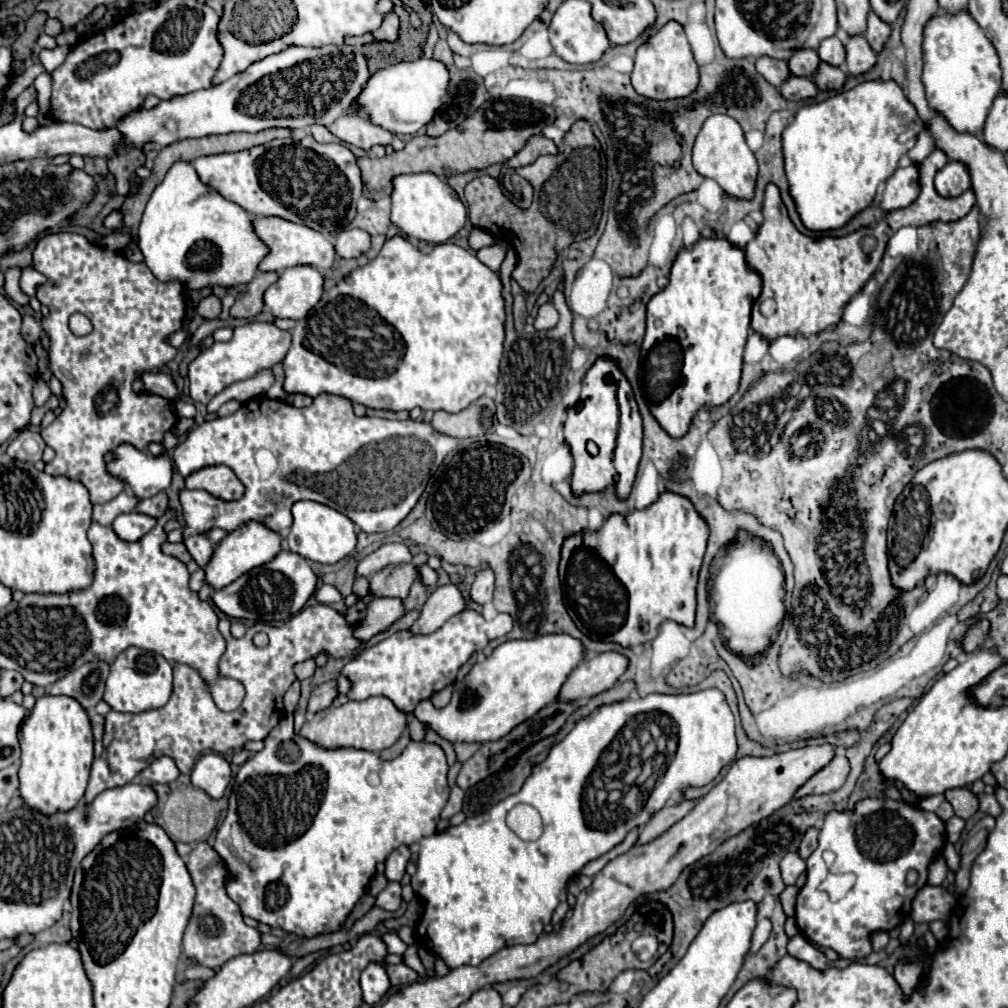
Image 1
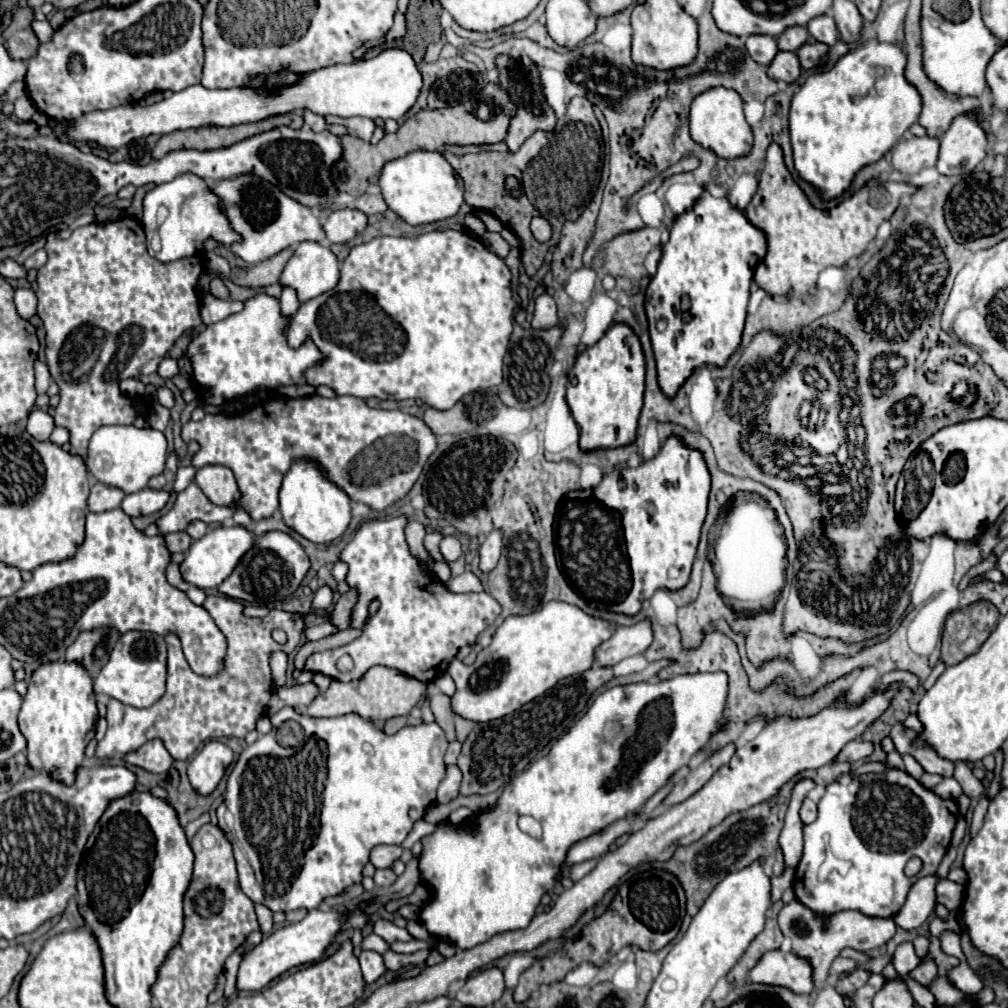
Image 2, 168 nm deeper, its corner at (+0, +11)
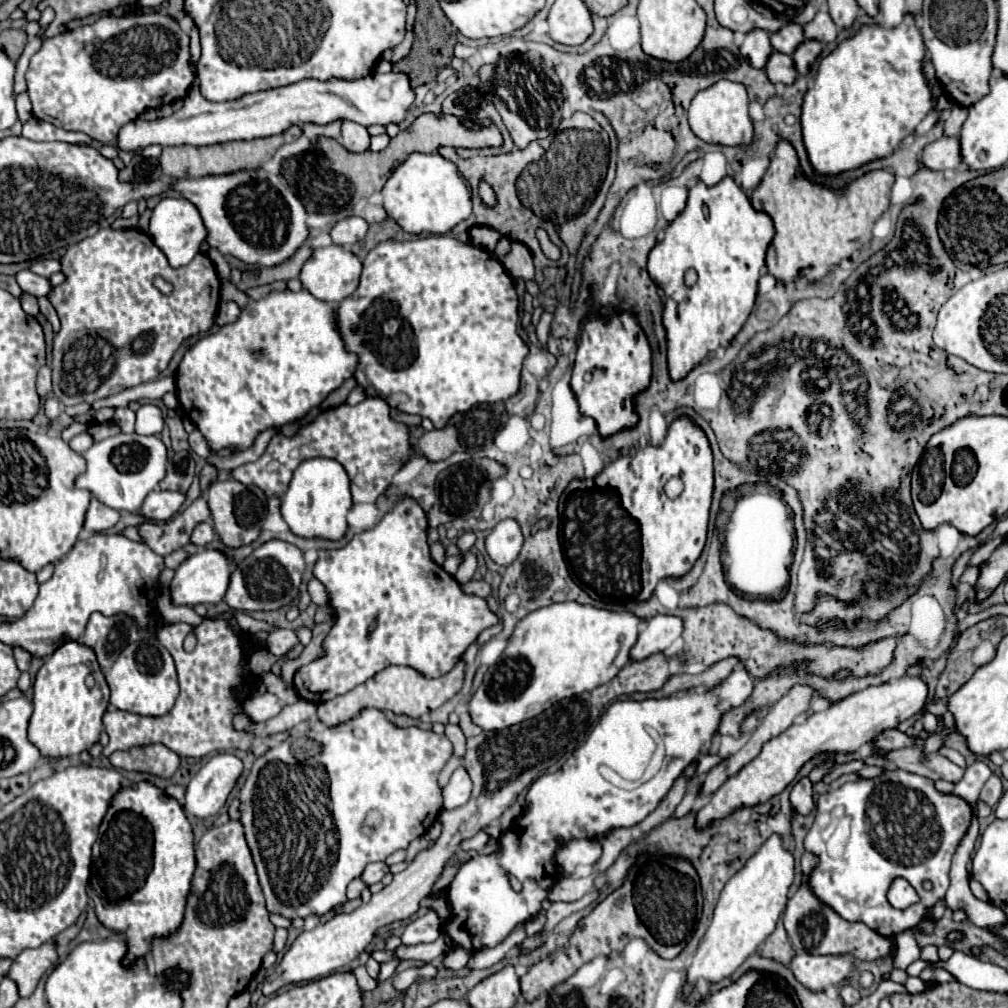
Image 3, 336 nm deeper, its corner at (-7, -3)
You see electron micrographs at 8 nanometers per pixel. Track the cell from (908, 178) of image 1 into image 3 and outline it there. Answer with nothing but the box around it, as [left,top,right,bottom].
[921,136,963,170]

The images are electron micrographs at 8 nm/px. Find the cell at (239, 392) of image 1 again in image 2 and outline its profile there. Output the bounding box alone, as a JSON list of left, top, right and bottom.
[280,288,300,318]

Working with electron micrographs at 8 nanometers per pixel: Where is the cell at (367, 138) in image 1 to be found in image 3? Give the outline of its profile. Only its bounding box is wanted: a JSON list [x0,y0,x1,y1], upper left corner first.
[339,120,369,152]

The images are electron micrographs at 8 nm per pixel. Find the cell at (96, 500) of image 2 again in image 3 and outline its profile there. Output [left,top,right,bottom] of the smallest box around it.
[83,498,119,532]

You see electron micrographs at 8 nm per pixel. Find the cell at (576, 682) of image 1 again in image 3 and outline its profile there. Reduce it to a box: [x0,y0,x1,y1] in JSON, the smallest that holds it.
[631,614,683,660]

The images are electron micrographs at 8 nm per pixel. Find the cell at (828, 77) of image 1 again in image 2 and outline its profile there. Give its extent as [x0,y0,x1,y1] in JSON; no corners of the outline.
[798,40,828,70]

